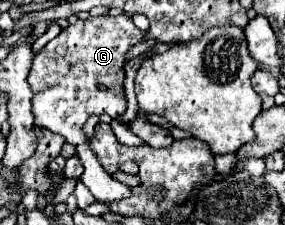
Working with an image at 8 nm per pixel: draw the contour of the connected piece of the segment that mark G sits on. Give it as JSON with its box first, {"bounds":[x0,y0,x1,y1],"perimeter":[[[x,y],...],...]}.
{"bounds":[28,16,146,202],"perimeter":[[[90,16],[88,20],[78,20],[76,24],[64,28],[54,40],[50,40],[34,58],[32,70],[28,74],[28,84],[34,92],[32,112],[36,116],[34,124],[48,128],[66,138],[66,142],[76,144],[78,158],[84,166],[82,182],[100,202],[112,202],[128,198],[130,188],[112,176],[108,176],[98,164],[96,156],[90,154],[82,126],[88,116],[110,114],[118,118],[126,112],[124,96],[124,62],[130,48],[146,38],[146,32],[136,28],[132,18],[120,16]]]}

